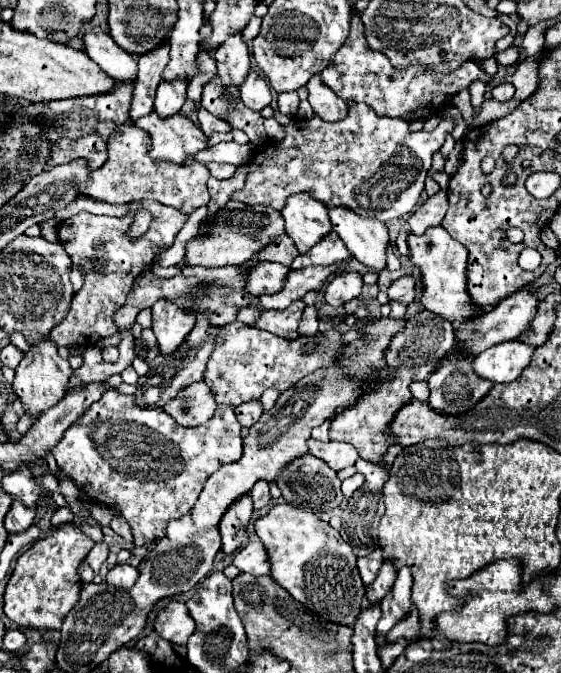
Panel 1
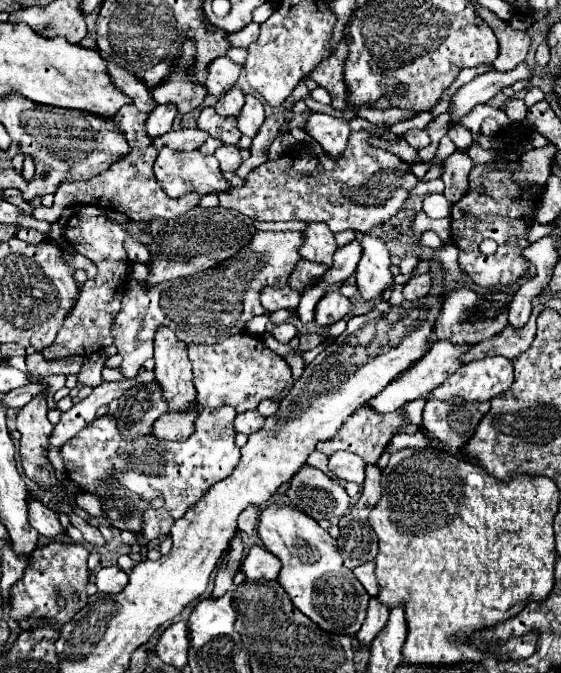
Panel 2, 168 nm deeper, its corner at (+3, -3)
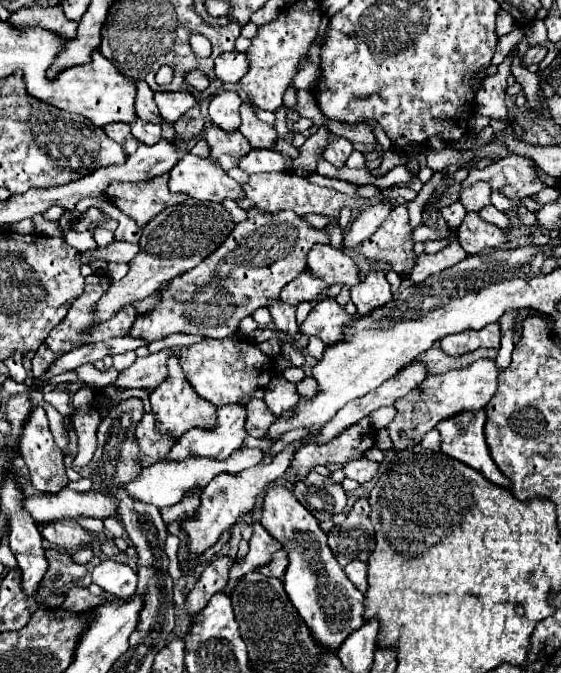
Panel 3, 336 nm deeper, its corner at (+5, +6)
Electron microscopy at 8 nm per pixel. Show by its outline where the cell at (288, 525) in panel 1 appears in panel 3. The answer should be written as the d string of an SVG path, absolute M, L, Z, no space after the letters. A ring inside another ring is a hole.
M270 486L264 504L260 524L282 542L290 566L284 576L284 590L302 616L304 624L314 634L314 640L326 650L338 650L340 644L362 626L364 594L346 578L344 570L336 562L332 550L326 544L326 534L320 530L318 520L294 498L284 486Z

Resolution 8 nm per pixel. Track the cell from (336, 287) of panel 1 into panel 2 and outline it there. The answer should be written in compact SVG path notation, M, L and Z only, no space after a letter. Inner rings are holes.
M338 289L334 291L328 291L316 305L316 321L326 327L330 323L336 323L340 321L342 317L348 315L348 311L352 309L350 305L350 299L344 297Z

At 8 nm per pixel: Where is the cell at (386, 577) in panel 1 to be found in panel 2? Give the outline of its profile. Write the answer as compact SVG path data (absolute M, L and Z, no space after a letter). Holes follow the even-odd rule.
M372 597L372 599L370 599L368 611L366 611L366 621L364 621L364 625L360 627L360 631L356 633L360 645L368 647L368 645L372 643L372 639L378 635L378 631L386 625L388 613L390 613L390 607L388 607L386 603L380 603L378 597Z

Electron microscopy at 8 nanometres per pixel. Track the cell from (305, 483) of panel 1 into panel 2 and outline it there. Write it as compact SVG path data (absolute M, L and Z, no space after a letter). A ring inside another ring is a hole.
M304 465L288 483L286 497L302 513L316 521L342 517L350 505L350 497L326 473Z

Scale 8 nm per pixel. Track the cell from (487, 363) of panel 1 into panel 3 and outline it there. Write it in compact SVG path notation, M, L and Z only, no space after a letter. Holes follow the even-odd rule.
M486 358L476 360L468 368L428 376L418 388L410 390L410 394L406 394L406 398L398 398L398 402L394 402L396 416L386 426L388 436L390 436L392 444L394 444L394 450L404 450L408 446L420 444L424 434L430 432L444 418L452 418L454 414L462 414L462 412L482 410L490 402L494 392L496 392L498 372L500 370L496 368L494 360L486 360Z

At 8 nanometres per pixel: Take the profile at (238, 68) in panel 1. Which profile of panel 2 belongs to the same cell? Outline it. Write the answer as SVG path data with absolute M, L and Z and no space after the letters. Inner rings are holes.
M232 85L232 87L218 99L218 103L216 103L214 107L216 107L216 111L218 111L220 115L224 115L224 117L228 117L228 115L238 117L242 105L244 105L244 93L242 93L242 89L240 89L238 85Z

